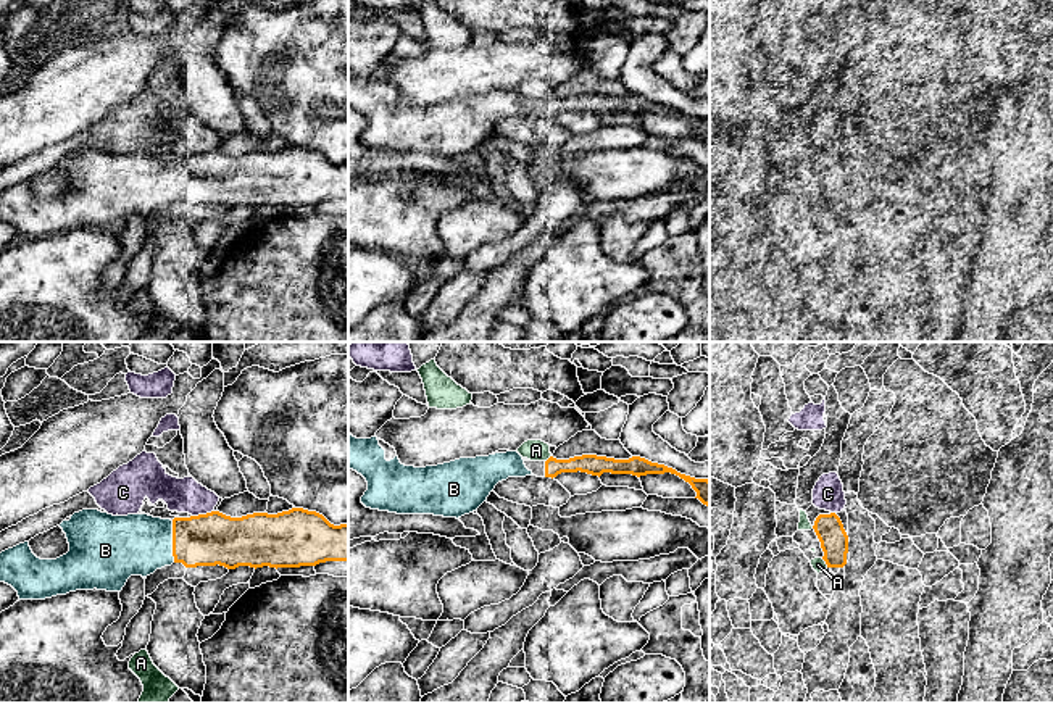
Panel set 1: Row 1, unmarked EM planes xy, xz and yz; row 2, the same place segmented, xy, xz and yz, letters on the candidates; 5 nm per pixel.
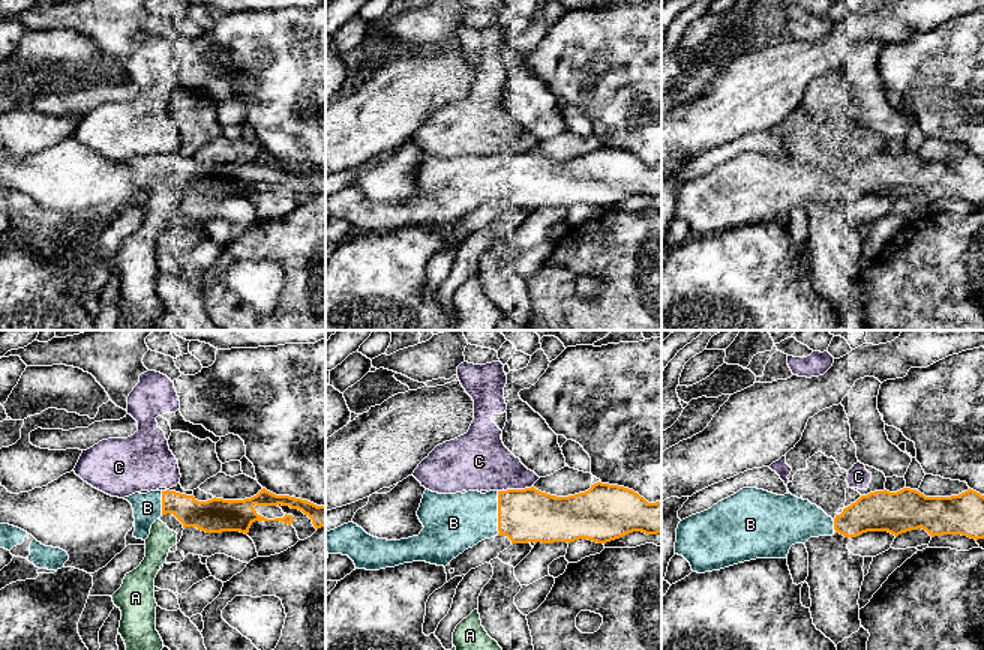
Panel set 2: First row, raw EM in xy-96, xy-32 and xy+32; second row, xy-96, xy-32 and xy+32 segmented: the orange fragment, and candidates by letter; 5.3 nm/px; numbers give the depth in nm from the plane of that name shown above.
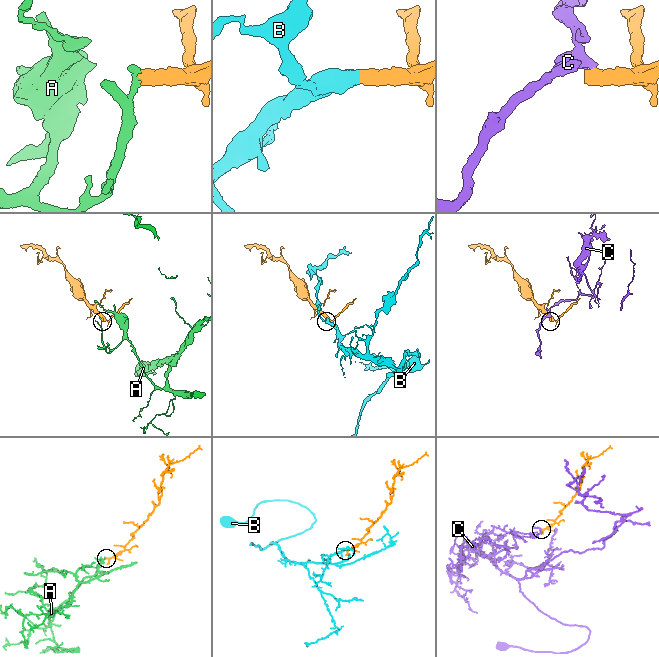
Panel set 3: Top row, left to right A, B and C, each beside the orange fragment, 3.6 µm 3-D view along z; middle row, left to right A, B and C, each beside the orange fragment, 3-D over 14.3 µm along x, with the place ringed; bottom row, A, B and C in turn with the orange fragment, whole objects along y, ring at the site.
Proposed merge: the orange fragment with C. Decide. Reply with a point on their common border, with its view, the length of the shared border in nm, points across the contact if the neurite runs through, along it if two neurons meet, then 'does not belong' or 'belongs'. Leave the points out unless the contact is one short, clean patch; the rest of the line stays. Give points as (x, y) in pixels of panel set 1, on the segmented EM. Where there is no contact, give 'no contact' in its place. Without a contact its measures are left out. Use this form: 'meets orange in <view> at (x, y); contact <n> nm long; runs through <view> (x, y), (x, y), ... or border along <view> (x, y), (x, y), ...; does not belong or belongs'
meets orange in xy at (202, 515); contact 110 nm long; does not belong

